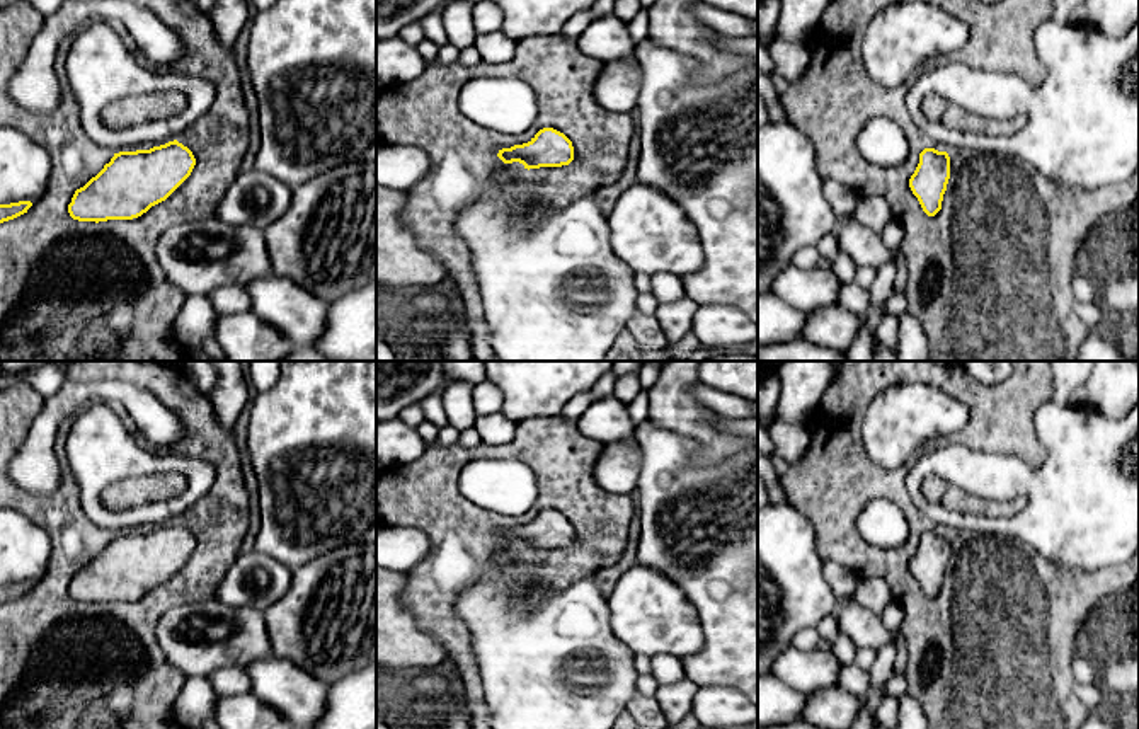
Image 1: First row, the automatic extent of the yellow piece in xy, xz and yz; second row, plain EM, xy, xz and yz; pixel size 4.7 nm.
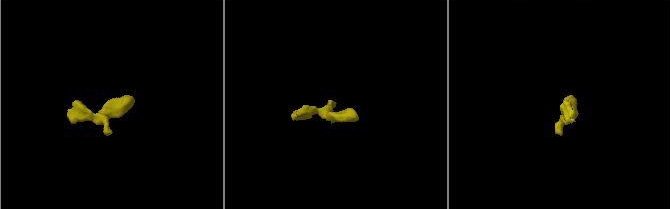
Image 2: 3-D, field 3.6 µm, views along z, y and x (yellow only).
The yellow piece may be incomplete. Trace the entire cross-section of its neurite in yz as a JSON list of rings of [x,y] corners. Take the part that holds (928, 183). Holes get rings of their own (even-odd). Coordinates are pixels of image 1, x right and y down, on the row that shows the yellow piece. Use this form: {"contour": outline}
{"contour": [[[924,148],[919,153],[919,164],[916,170],[909,179],[909,187],[928,216],[935,216],[942,210],[948,179],[948,153],[935,148]]]}

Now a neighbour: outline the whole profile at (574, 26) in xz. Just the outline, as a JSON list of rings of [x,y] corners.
[[[591,9],[582,10],[564,24],[560,34],[567,39],[577,39],[592,20],[594,15]]]

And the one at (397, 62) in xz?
[[[398,34],[376,41],[376,80],[383,87],[410,82],[426,66],[417,46],[407,44]]]

